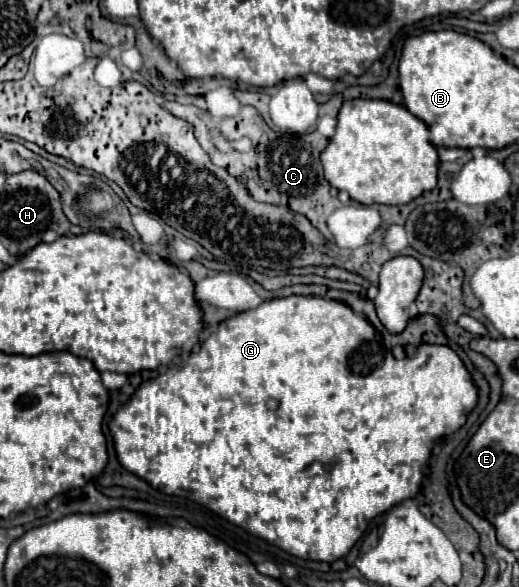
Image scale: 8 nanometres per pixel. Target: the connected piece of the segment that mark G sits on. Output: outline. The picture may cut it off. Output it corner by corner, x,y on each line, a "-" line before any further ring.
287,296
263,302
255,310
247,310
245,314
235,314
223,320
219,330
209,334
209,338
201,342
199,350
191,352
187,360
181,364
171,364
157,378
143,382
129,402
113,414
109,430
113,434
113,444
121,466
149,482
153,488
171,496
189,498
293,556
335,562
353,548
375,516
389,510
389,506
397,506
397,502
403,502
405,498
413,498
419,492
423,480
421,466
429,460
433,442
459,430
475,404
477,388
461,358
449,346
423,344
417,348
413,358
407,356
405,360
397,360
393,352
383,350
375,340
375,328
363,316
355,314
347,304
325,300
321,296

